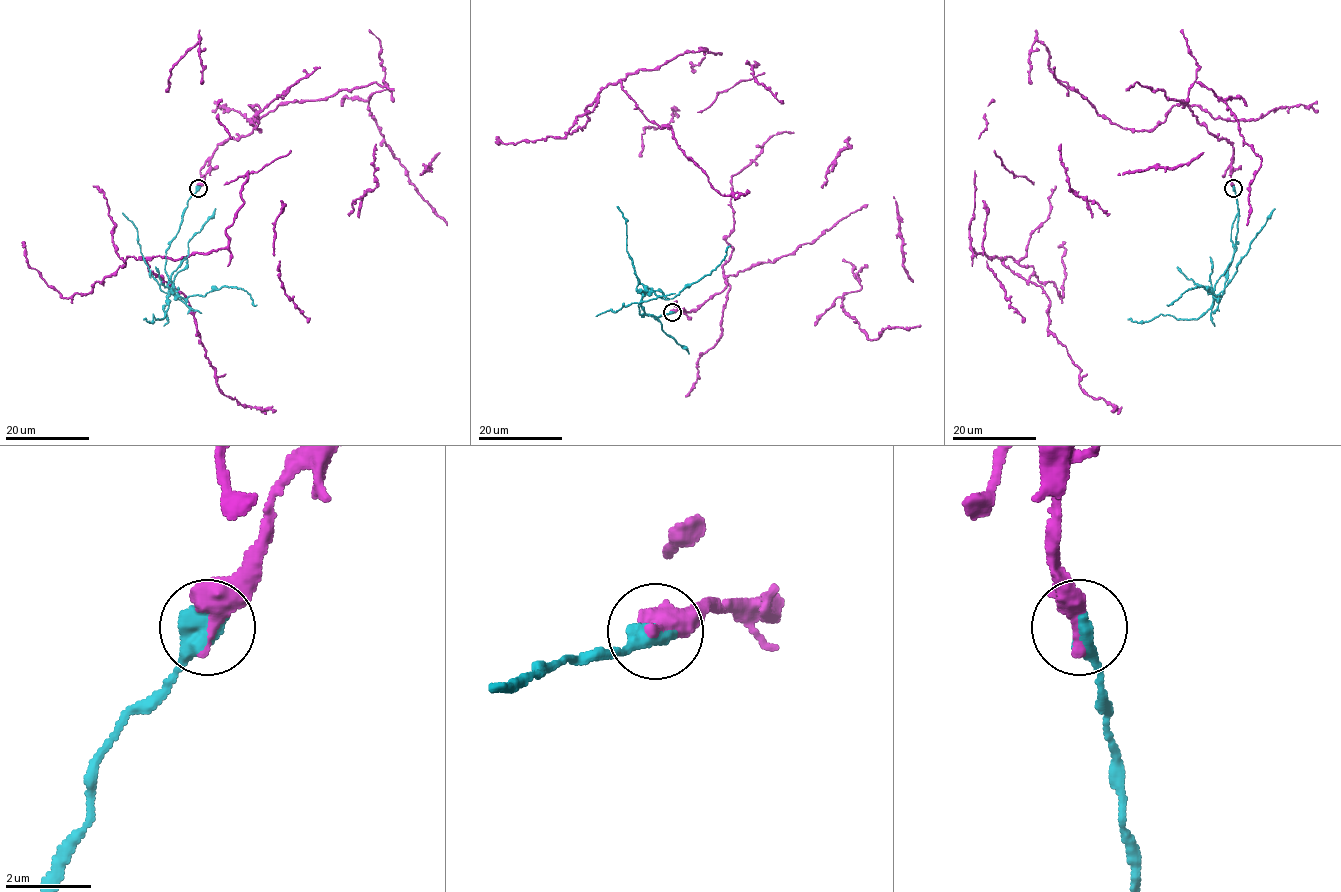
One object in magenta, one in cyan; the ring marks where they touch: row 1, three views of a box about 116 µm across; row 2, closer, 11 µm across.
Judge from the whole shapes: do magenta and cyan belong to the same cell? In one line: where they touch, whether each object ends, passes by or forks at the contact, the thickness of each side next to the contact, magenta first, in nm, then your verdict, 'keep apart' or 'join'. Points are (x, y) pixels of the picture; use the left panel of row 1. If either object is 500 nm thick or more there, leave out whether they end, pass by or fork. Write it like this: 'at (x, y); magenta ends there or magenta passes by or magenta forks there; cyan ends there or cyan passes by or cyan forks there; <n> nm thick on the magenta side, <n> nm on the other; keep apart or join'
at (198, 188); 550 nm thick on the magenta side, 550 nm on the other; keep apart

